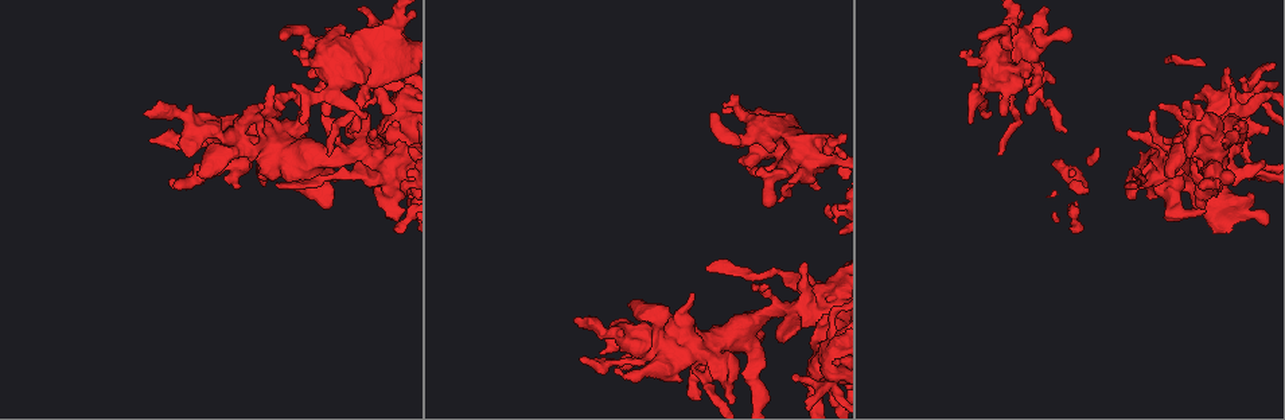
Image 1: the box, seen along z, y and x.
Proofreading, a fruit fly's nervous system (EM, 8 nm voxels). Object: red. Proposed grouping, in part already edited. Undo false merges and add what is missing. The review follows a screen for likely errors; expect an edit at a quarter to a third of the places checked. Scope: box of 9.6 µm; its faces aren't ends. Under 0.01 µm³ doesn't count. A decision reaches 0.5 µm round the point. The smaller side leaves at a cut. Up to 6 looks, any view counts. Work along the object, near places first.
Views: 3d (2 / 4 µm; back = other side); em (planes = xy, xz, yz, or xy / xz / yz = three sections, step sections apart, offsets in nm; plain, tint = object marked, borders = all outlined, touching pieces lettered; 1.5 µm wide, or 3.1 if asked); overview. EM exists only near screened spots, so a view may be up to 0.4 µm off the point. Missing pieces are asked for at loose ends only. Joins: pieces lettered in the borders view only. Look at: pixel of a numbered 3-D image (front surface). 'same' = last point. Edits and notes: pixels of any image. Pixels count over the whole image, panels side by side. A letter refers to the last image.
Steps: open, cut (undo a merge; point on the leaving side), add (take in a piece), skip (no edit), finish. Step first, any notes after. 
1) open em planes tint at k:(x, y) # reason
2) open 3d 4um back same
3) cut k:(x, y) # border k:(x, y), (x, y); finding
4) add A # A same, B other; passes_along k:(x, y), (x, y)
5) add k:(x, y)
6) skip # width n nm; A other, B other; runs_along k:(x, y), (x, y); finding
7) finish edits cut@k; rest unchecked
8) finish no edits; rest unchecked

open 3d 4um at 1:(971, 123) # an open end

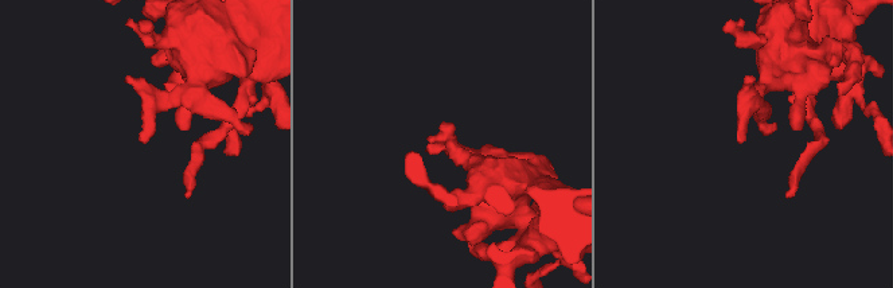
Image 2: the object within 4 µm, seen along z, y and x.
open em yz step 8 tint at 2:(145, 143) # now the EM

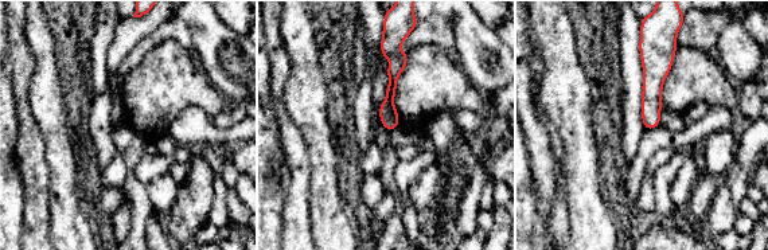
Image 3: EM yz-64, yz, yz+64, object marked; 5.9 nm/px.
open em planes borders same # cut it another way

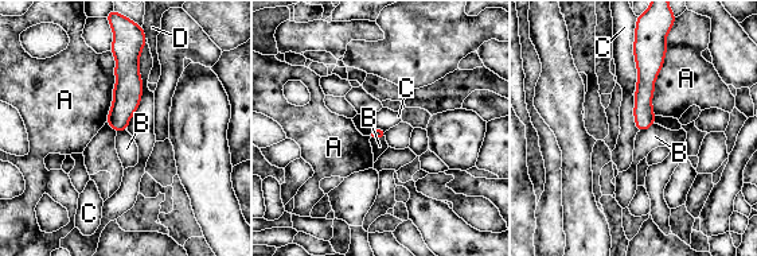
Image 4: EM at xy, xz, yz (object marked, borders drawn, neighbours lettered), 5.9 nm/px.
skip # A other, B other, C other, D other; border 4:(633, 37), (636, 89); none of them fits

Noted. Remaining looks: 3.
open 3d 4um at 1:(628, 306) # stops while still wide

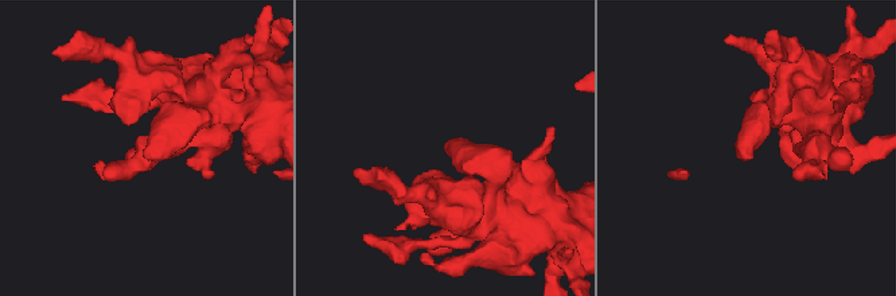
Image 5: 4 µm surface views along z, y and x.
open em planes borders at 5:(746, 156) # now the EM

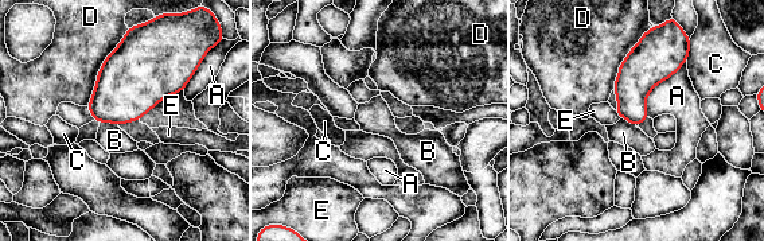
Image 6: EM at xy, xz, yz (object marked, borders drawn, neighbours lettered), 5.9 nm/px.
skip # longest_contact D 550 nm; A other, B other, C other, D other, E other; border 6:(686, 58), (647, 96), (647, 116); no lettered piece goes on from it

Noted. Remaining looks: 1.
finish no edits; rest unchecked

